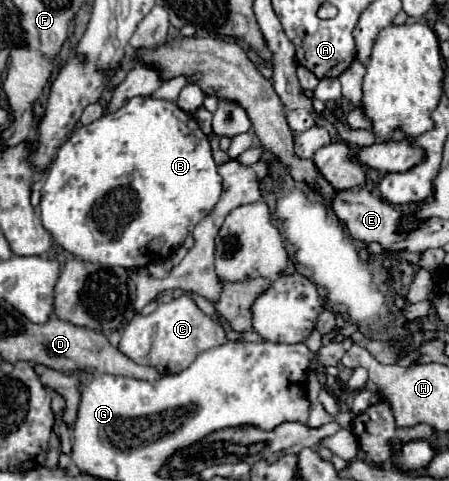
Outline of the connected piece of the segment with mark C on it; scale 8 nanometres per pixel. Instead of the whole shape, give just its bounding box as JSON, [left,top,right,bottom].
[119,296,225,374]

